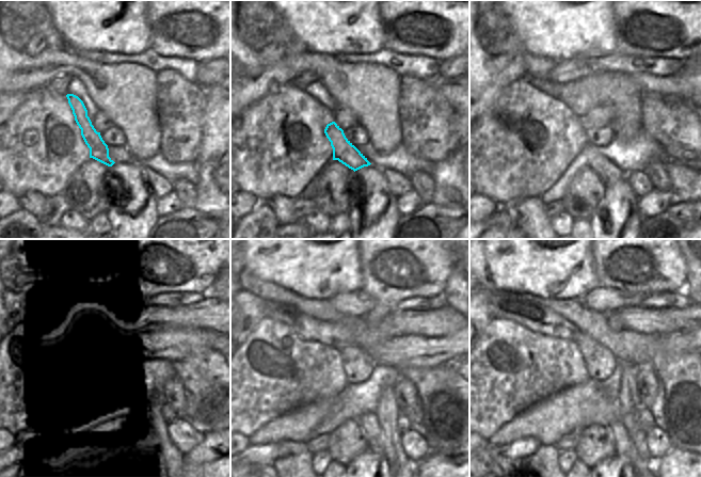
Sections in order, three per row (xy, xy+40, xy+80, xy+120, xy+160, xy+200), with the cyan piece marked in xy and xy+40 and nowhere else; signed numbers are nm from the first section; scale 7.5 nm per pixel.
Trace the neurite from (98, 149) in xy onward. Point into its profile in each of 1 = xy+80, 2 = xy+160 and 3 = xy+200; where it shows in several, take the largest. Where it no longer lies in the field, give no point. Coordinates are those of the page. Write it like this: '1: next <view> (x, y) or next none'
1: next xy+80 (608, 173)
2: next xy+160 (368, 423)
3: next xy+200 (624, 447)

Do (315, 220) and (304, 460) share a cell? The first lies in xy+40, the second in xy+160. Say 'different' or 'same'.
different

